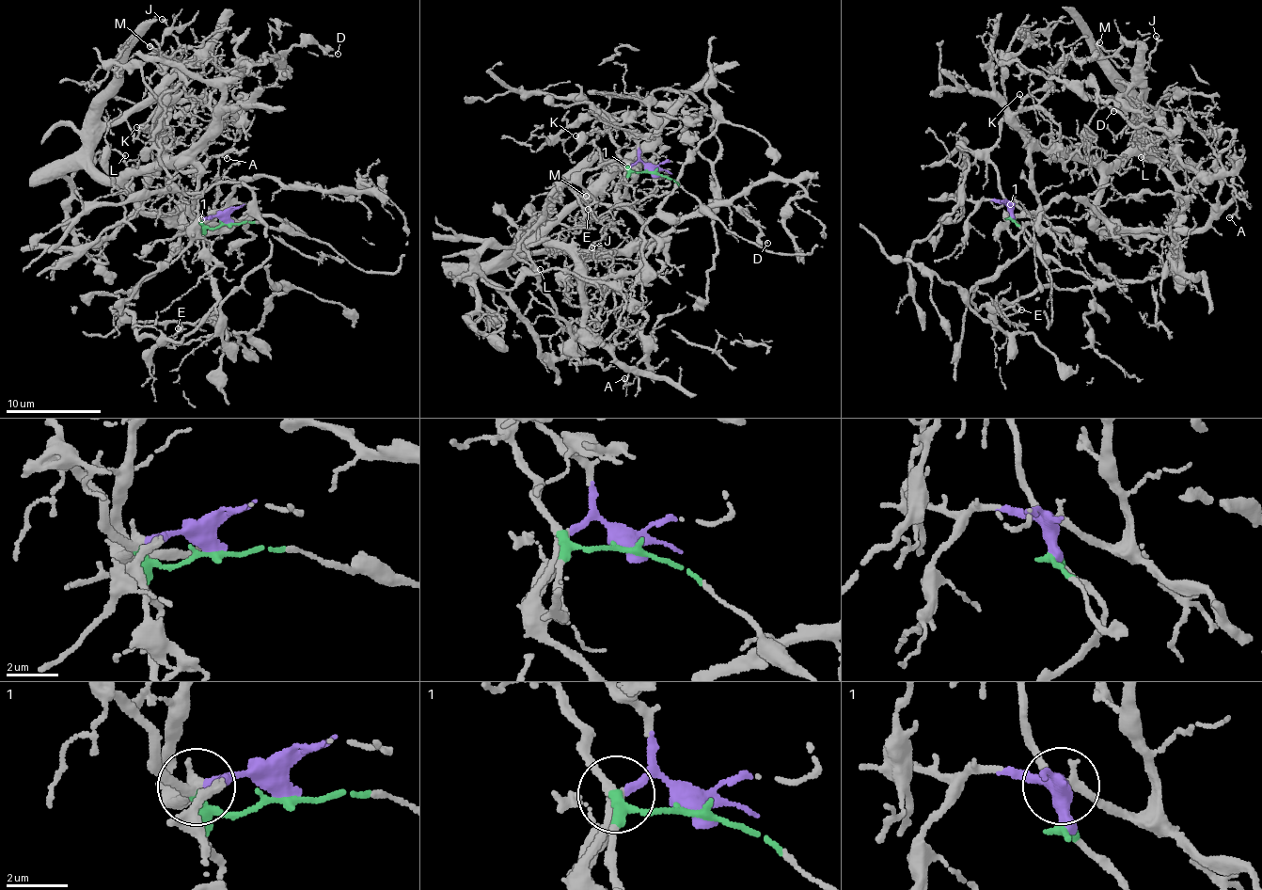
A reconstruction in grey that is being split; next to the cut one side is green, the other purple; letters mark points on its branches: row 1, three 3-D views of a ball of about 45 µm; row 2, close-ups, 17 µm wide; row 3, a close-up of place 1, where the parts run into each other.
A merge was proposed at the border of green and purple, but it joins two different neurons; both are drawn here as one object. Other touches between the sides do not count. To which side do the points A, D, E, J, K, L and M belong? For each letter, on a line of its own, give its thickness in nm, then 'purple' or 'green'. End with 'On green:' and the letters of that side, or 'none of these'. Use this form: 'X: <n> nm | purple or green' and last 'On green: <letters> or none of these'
A: 100 nm | purple
D: 70 nm | purple
E: 160 nm | green
J: 180 nm | purple
K: 120 nm | green
L: 100 nm | purple
M: 170 nm | green
On green: E, K, M

